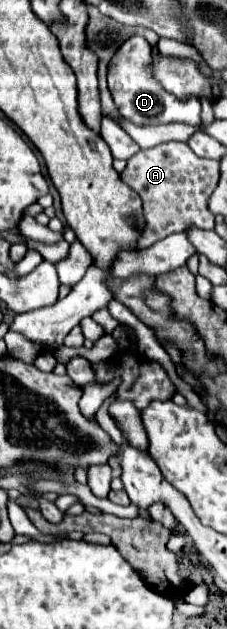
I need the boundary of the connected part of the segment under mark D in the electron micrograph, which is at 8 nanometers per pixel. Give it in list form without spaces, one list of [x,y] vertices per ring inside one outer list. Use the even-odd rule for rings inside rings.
[[[141,36],[127,38],[119,50],[115,52],[113,60],[109,62],[107,82],[109,90],[113,94],[113,100],[119,108],[119,114],[127,120],[131,120],[137,126],[151,126],[151,124],[169,124],[169,122],[183,122],[189,126],[201,124],[201,102],[191,98],[189,102],[177,100],[173,94],[165,92],[157,80],[153,80],[149,72],[151,56],[149,56],[149,42]]]

